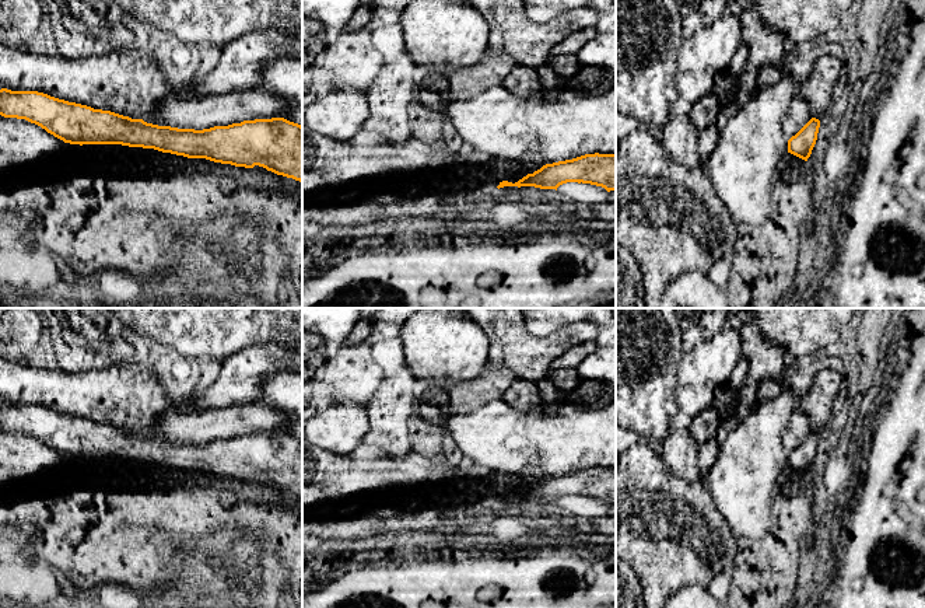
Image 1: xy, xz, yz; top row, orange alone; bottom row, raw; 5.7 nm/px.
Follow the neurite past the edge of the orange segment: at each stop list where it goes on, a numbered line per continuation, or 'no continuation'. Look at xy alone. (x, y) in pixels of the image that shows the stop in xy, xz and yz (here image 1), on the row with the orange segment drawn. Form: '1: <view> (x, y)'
no continuation

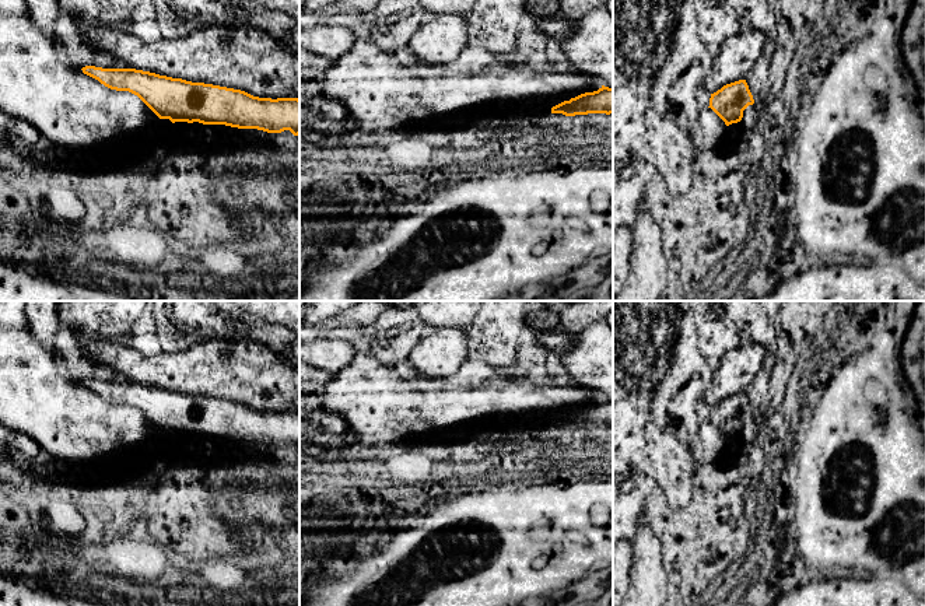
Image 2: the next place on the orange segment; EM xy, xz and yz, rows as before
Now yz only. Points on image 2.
no continuation

